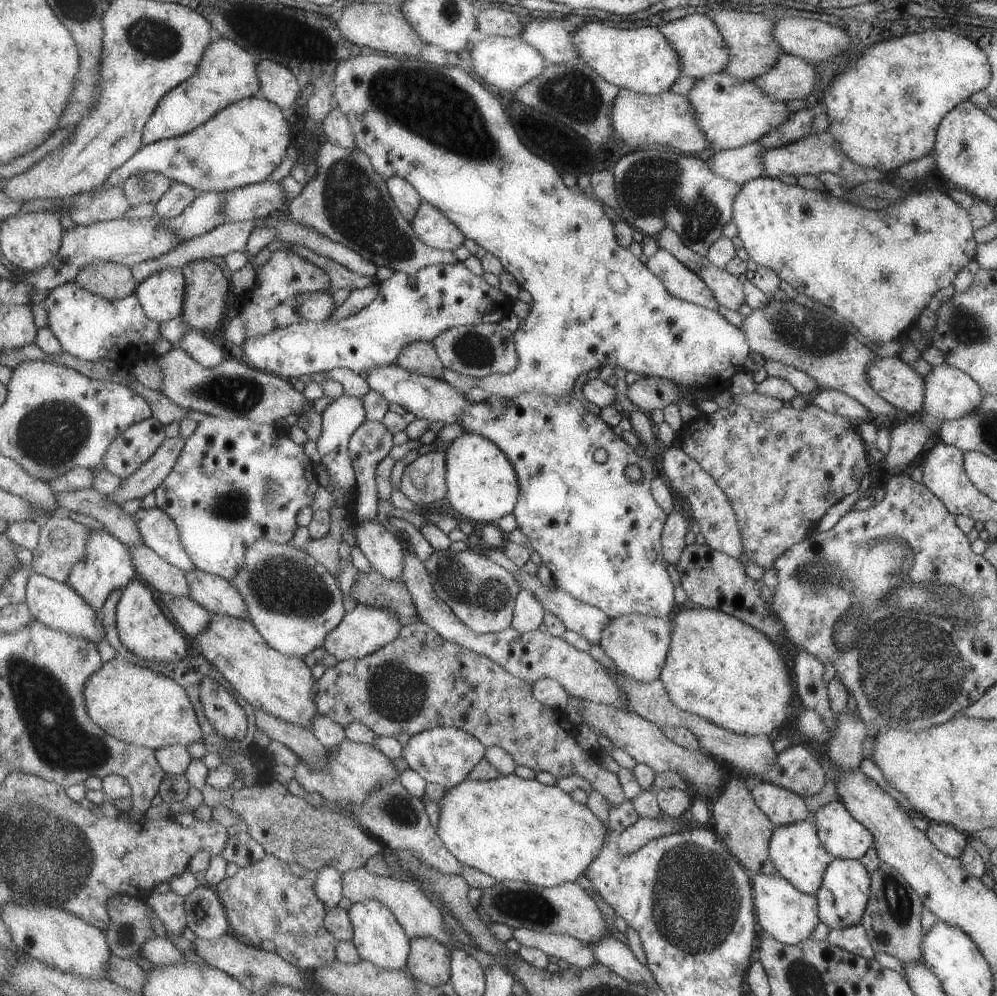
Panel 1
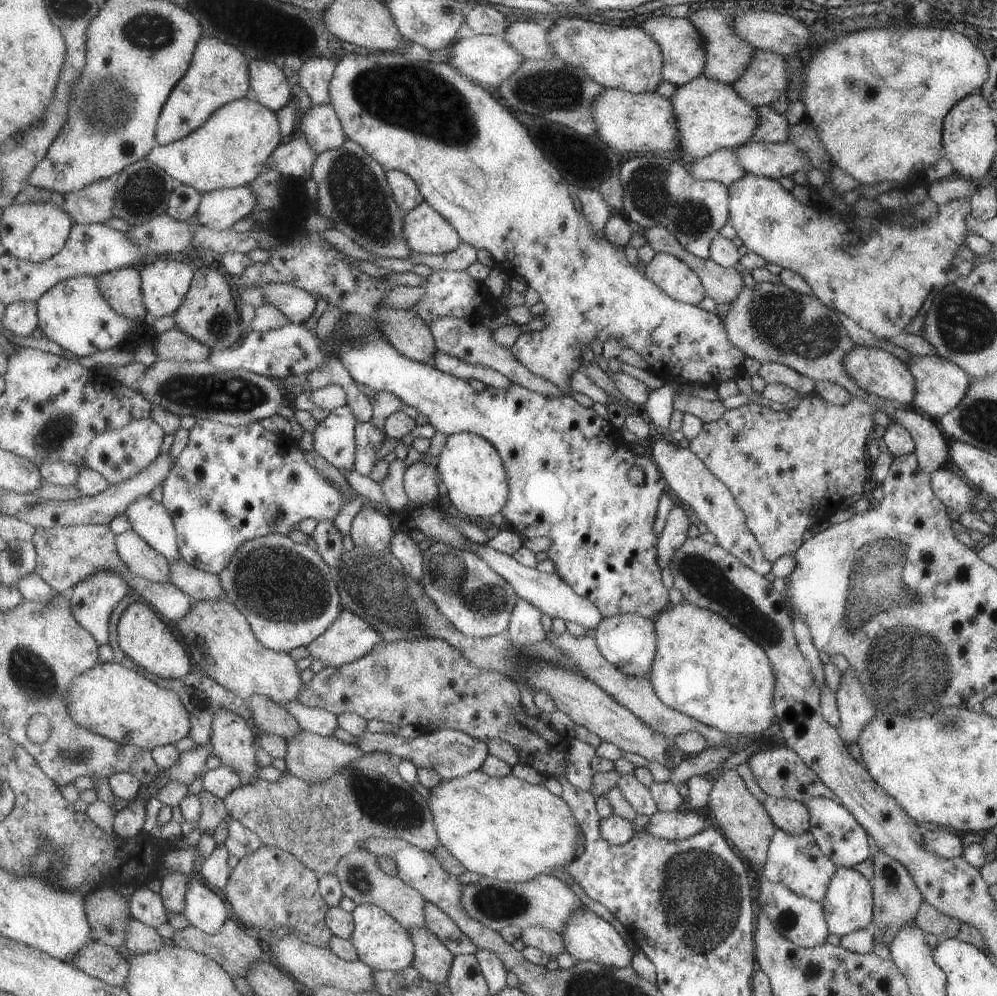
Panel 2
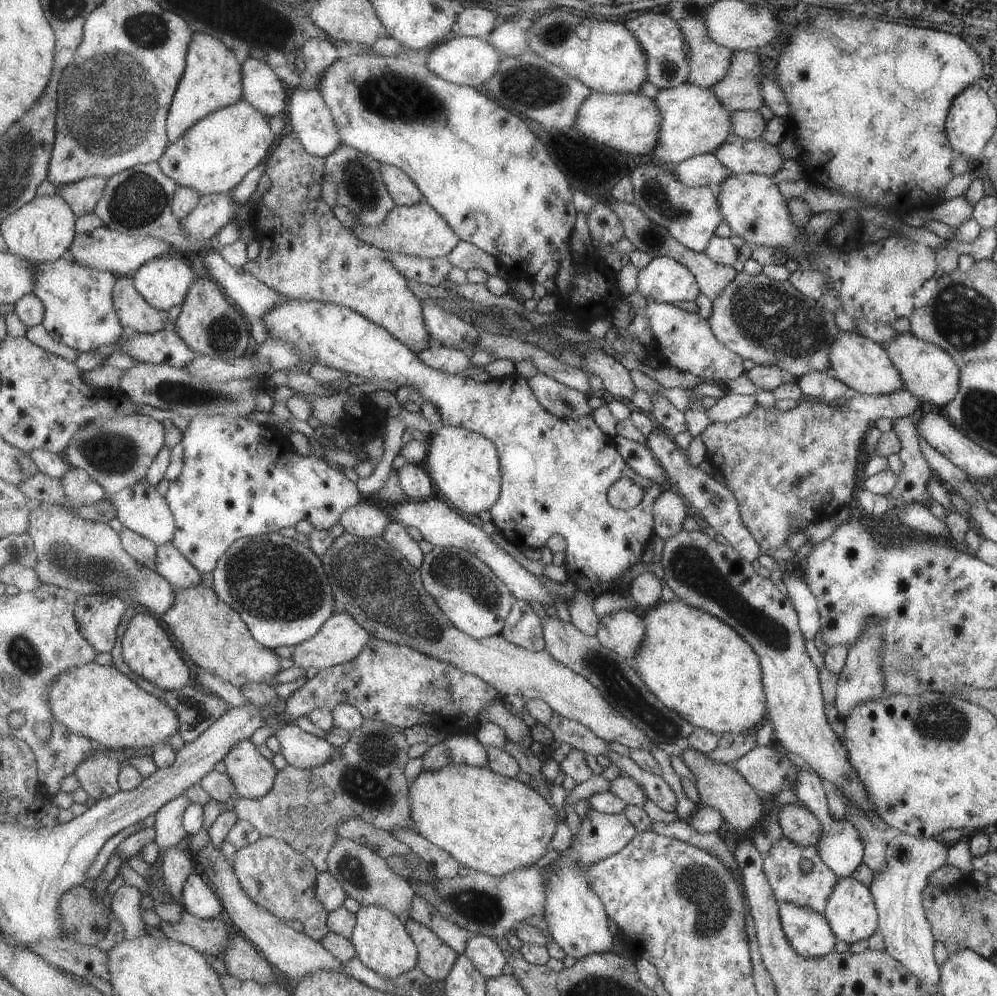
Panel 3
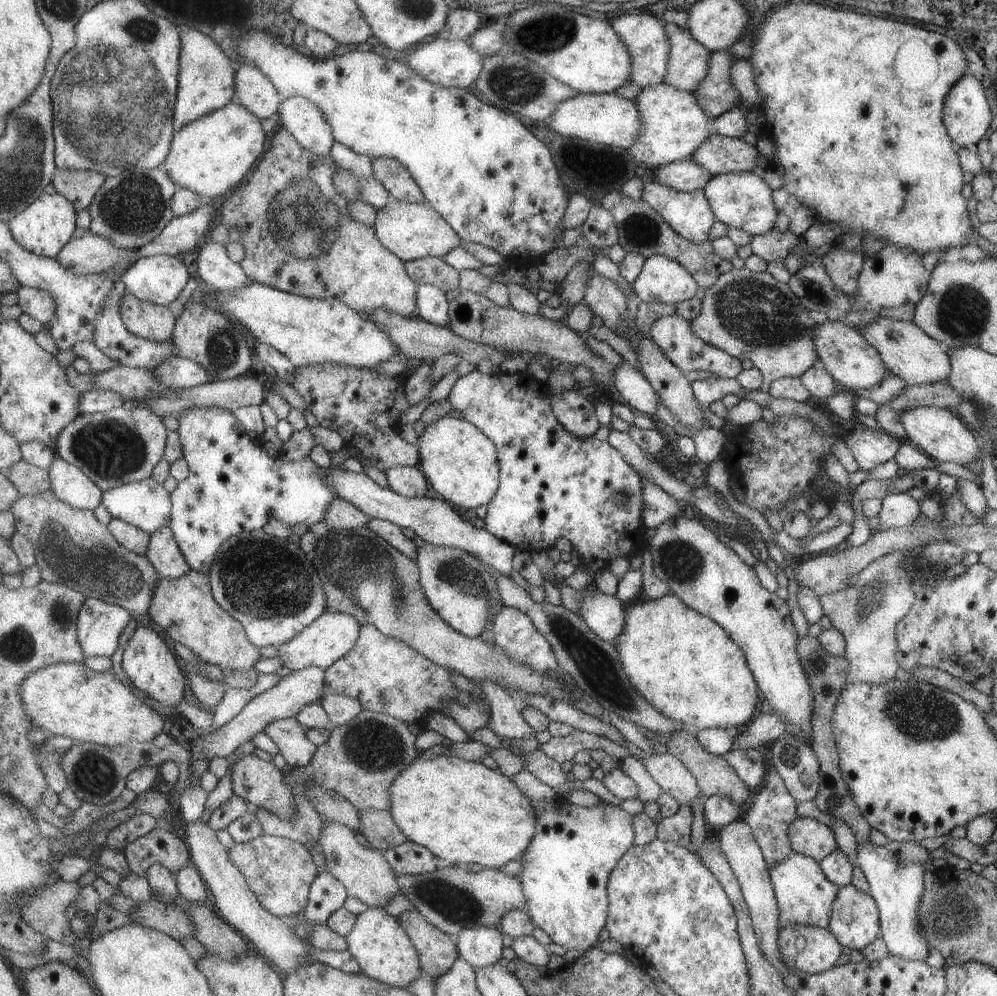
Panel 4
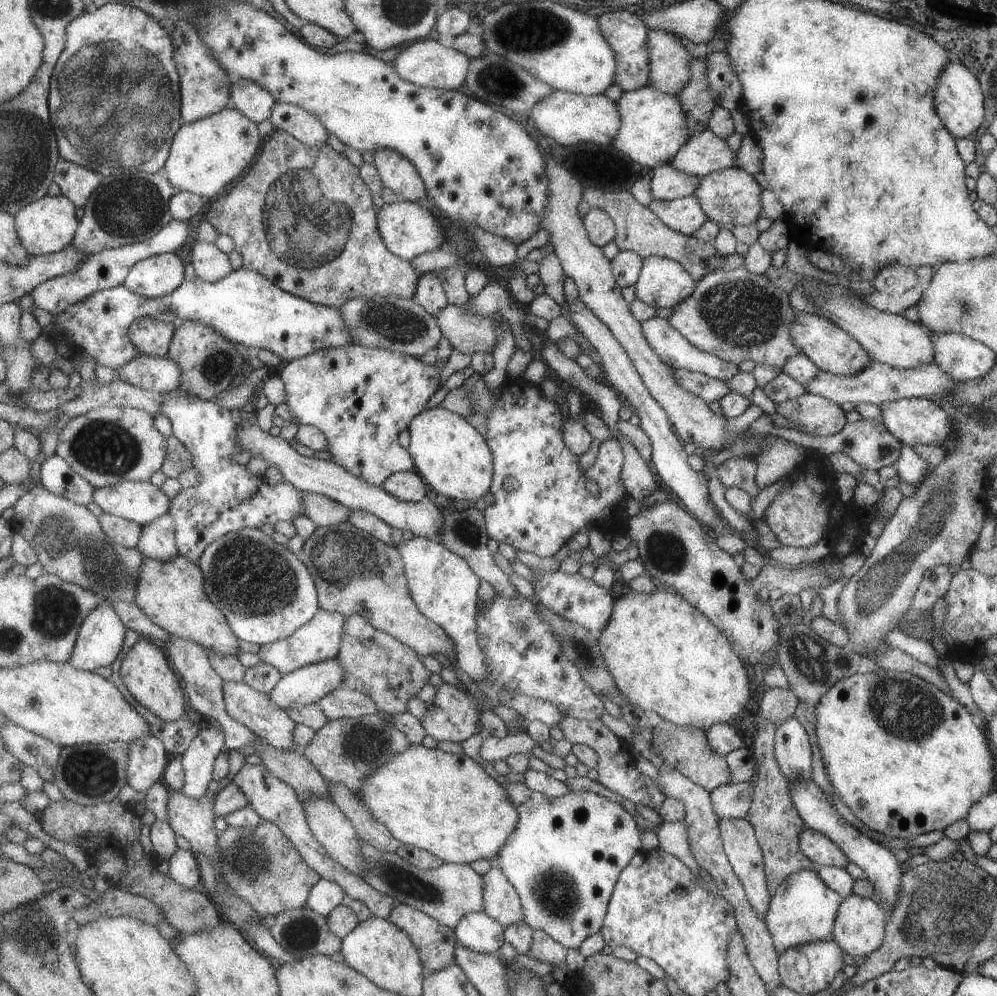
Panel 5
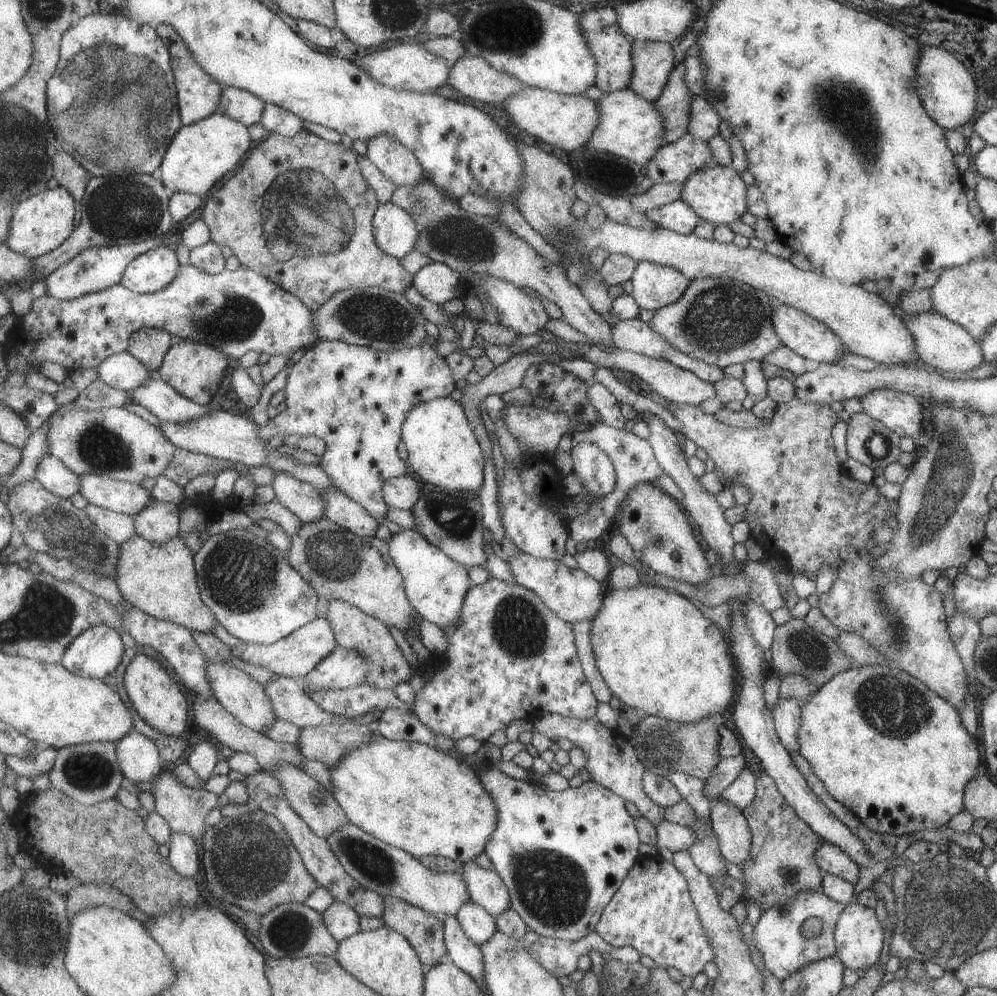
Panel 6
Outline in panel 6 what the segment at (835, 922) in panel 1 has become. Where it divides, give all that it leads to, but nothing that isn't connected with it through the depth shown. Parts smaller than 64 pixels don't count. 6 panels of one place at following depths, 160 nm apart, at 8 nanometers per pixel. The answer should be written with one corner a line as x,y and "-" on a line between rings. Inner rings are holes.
857,902
849,903
837,917
834,928
834,947
836,957
844,968
852,971
866,971
877,964
883,948
883,927
874,909
861,906

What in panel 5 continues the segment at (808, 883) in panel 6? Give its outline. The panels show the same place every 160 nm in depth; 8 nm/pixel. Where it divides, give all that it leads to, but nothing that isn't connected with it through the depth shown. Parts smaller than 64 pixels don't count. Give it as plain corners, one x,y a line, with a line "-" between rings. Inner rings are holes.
761,715
754,719
756,733
754,734
754,761
757,767
757,780
754,784
754,793
751,806
747,810
745,820
753,827
762,857
764,860
764,877
767,892
772,896
777,887
791,873
805,869
815,874
818,865
812,863
799,850
799,833
805,828
799,813
793,806
786,778
781,774
774,757
774,732
776,726

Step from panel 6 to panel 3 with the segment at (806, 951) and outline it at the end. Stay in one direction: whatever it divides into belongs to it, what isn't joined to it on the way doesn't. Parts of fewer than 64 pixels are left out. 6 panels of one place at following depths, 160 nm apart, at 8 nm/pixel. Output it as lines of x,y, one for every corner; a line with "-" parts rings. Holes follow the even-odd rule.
784,837
779,838
779,842
775,842
771,846
771,850
763,856
762,868
776,900
789,902
789,904
795,904
795,906
803,906
807,910
824,914
827,898
833,891
837,879
835,874
823,864
815,847
798,846
-
805,858
811,862
812,866
810,872
803,874
801,860
805,860

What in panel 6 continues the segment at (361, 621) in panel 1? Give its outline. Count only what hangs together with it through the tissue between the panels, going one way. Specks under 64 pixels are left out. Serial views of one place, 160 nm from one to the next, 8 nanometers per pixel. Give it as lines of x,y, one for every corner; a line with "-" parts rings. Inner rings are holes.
318,618
317,621
306,624
274,645
251,643
242,653
241,659
246,663
271,669
277,675
301,680
338,647
339,644
331,621
327,618

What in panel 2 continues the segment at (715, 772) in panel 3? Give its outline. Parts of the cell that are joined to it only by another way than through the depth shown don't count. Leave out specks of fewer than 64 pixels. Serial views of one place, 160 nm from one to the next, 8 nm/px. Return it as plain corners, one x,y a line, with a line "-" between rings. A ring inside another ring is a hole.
729,767
723,770
713,780
711,790
708,790
706,805
724,837
739,850
740,855
747,862
752,864
753,870
758,874
764,865
769,839
775,832
776,826
763,805
747,790
745,783
734,768

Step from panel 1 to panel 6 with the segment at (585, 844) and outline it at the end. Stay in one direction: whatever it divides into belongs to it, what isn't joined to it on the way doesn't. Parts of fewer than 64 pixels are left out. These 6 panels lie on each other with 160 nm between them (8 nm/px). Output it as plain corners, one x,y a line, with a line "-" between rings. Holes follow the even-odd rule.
378,734
373,742
351,750
337,766
330,767
330,771
334,797
350,822
378,839
414,854
418,859
435,855
460,864
475,859
485,852
486,844
498,825
499,811
477,770
457,756
421,743
394,741

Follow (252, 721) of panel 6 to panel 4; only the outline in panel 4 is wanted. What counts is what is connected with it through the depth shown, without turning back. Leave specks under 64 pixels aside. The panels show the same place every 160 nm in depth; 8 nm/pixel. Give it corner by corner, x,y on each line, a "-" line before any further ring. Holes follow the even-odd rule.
297,717
279,719
272,722
264,730
280,748
287,767
297,768
307,766
318,749
306,735
305,727

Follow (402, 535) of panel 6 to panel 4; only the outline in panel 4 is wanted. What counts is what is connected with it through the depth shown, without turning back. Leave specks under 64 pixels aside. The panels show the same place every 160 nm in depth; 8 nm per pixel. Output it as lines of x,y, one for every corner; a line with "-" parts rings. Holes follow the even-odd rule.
425,543
417,549
415,562
427,600
443,620
469,638
481,637
490,616
498,615
504,607
496,576
488,571
479,557
447,545
-
493,607
498,610
493,611
-
494,680
479,684
490,705
490,724
498,736
513,741
535,739
535,729
527,722
522,710
517,708
511,695

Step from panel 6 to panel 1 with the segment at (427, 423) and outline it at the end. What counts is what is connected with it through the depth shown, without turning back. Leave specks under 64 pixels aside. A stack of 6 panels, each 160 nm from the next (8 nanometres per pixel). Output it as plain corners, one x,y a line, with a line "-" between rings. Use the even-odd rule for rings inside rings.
463,432
460,437
454,439
446,451
448,470
448,502
463,518
472,524
474,522
494,522
506,514
513,514
521,494
520,480
516,473
514,463
510,458
493,442
483,435

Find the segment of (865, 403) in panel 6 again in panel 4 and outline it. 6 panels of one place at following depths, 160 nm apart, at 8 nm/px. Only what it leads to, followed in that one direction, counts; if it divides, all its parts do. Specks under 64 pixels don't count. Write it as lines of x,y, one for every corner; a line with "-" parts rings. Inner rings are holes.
917,406
917,408
909,408
909,410
898,412
898,414
899,422
907,436
906,441
911,442
929,458
938,463
947,461
967,467
976,463
976,454
981,449
980,441
973,438
971,432
967,430
966,424
955,412
934,406

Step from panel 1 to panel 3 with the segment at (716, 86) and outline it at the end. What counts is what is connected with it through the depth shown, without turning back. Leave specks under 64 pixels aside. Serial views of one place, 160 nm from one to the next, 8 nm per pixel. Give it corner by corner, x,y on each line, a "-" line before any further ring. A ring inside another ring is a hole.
685,82
671,89
659,90
652,100
656,110
659,112
660,124
656,146
652,147
652,150
645,156
645,159
650,159
663,166
670,167
693,156
712,153
724,141
731,140
730,113
723,109
723,106
717,101
715,94
710,88
701,89

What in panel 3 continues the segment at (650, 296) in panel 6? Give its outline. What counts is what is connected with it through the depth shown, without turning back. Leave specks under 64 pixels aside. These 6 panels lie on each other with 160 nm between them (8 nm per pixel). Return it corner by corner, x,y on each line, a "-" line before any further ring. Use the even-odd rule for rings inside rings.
655,257
640,271
636,292
655,303
695,301
697,282
685,266
670,257

